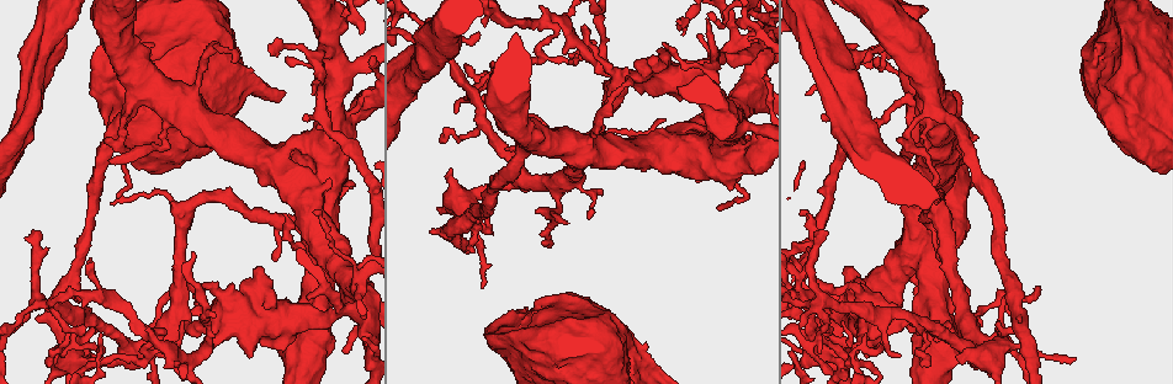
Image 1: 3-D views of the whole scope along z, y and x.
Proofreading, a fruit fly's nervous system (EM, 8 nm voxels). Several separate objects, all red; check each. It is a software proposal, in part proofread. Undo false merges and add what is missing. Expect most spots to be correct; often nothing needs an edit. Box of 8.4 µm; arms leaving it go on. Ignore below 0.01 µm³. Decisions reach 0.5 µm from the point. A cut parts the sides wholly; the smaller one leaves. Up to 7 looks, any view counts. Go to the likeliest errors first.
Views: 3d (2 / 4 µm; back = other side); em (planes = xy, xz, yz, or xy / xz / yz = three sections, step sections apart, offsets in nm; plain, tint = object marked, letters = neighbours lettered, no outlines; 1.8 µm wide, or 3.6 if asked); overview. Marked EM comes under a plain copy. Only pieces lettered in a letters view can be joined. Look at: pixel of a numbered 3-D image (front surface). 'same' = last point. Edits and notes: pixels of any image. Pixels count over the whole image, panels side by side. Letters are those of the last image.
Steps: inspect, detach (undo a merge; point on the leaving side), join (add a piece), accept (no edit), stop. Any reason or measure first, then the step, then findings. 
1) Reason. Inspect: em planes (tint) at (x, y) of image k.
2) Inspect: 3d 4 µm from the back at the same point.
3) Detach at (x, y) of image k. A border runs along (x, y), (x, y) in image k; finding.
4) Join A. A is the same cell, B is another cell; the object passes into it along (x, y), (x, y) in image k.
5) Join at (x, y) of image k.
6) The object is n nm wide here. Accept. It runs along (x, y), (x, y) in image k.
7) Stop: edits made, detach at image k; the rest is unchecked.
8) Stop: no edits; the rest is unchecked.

Two arms at a narrow angle. Inspect: 3d 2 µm at (35, 301) of image 1.

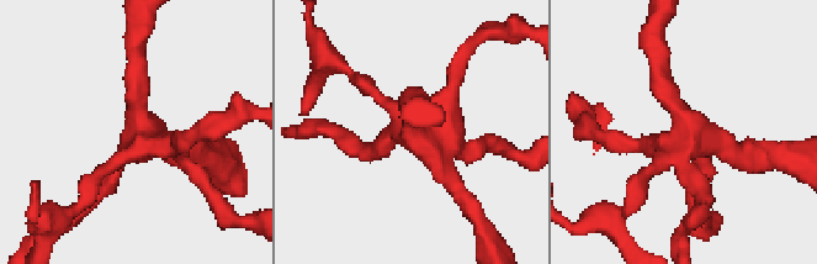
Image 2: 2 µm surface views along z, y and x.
Inspect: em 3.6 µm planes (letters) at (688, 141) of image 2.

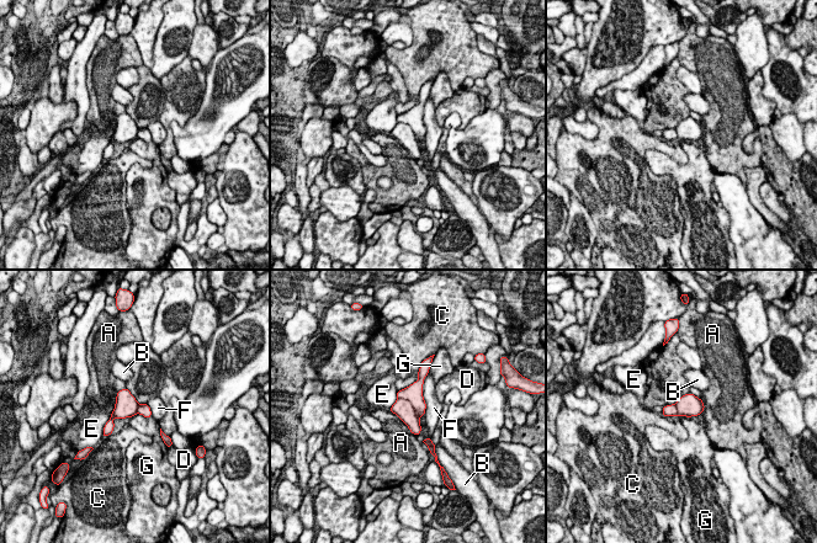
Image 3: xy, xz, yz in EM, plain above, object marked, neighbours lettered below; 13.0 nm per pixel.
Detach at (402, 408) of image 3. A, B, C, D, E, F and G are other cells; two cells meet here.

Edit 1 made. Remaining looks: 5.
Inspect: em 3.6 µm planes (letters) at (572, 142) of image 1.

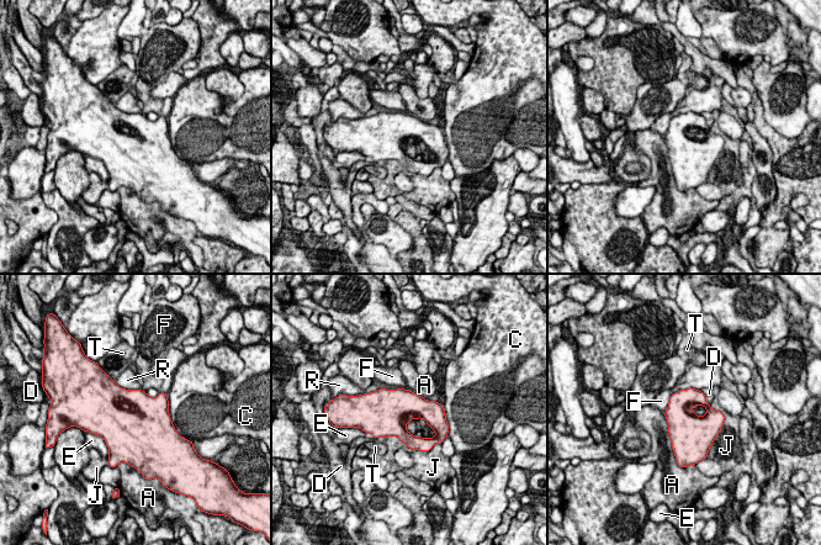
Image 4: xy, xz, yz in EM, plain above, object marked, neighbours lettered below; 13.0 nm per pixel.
Accept. A, C, D, E, F, J, R and T are other cells; all the same cell.

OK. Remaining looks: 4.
Stop: edits made, detach at image 3; the rest is unchecked.

